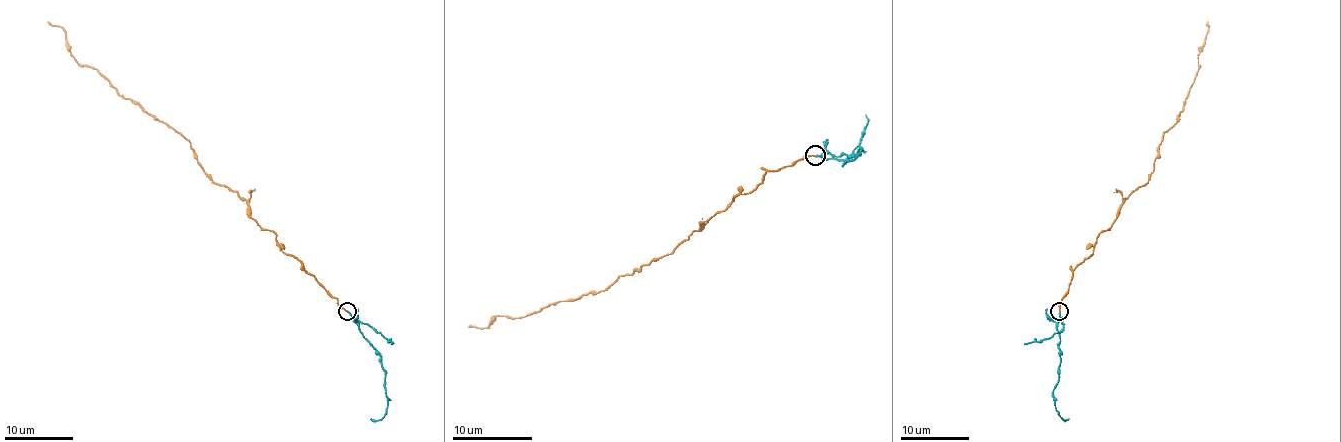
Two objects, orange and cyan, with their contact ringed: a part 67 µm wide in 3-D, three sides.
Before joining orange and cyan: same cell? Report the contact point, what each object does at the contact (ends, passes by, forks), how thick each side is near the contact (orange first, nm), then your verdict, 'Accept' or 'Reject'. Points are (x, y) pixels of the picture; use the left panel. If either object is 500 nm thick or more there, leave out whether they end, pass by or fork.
Place: (347, 311). At the ring orange ends. At the ring cyan passes by. Thickness 140 nm (orange) against 100 nm. Reject

